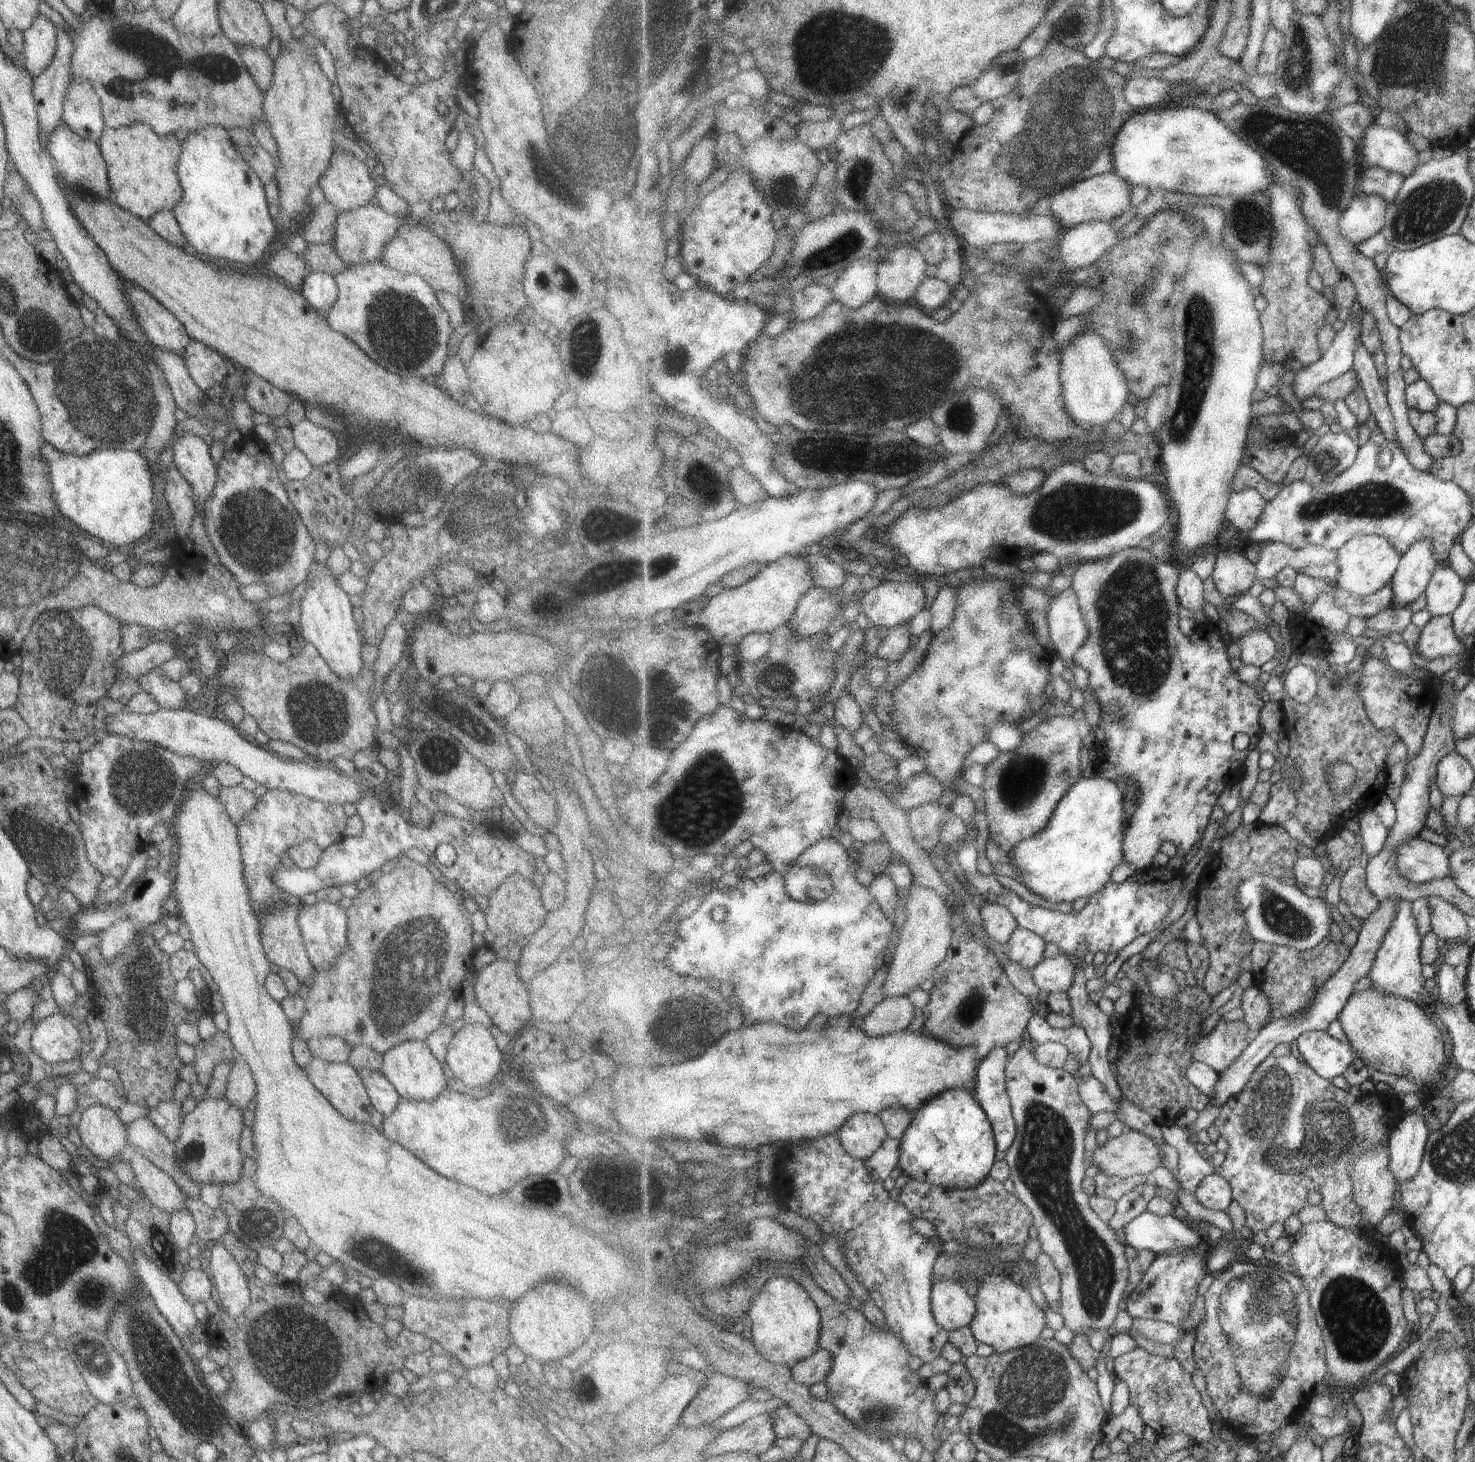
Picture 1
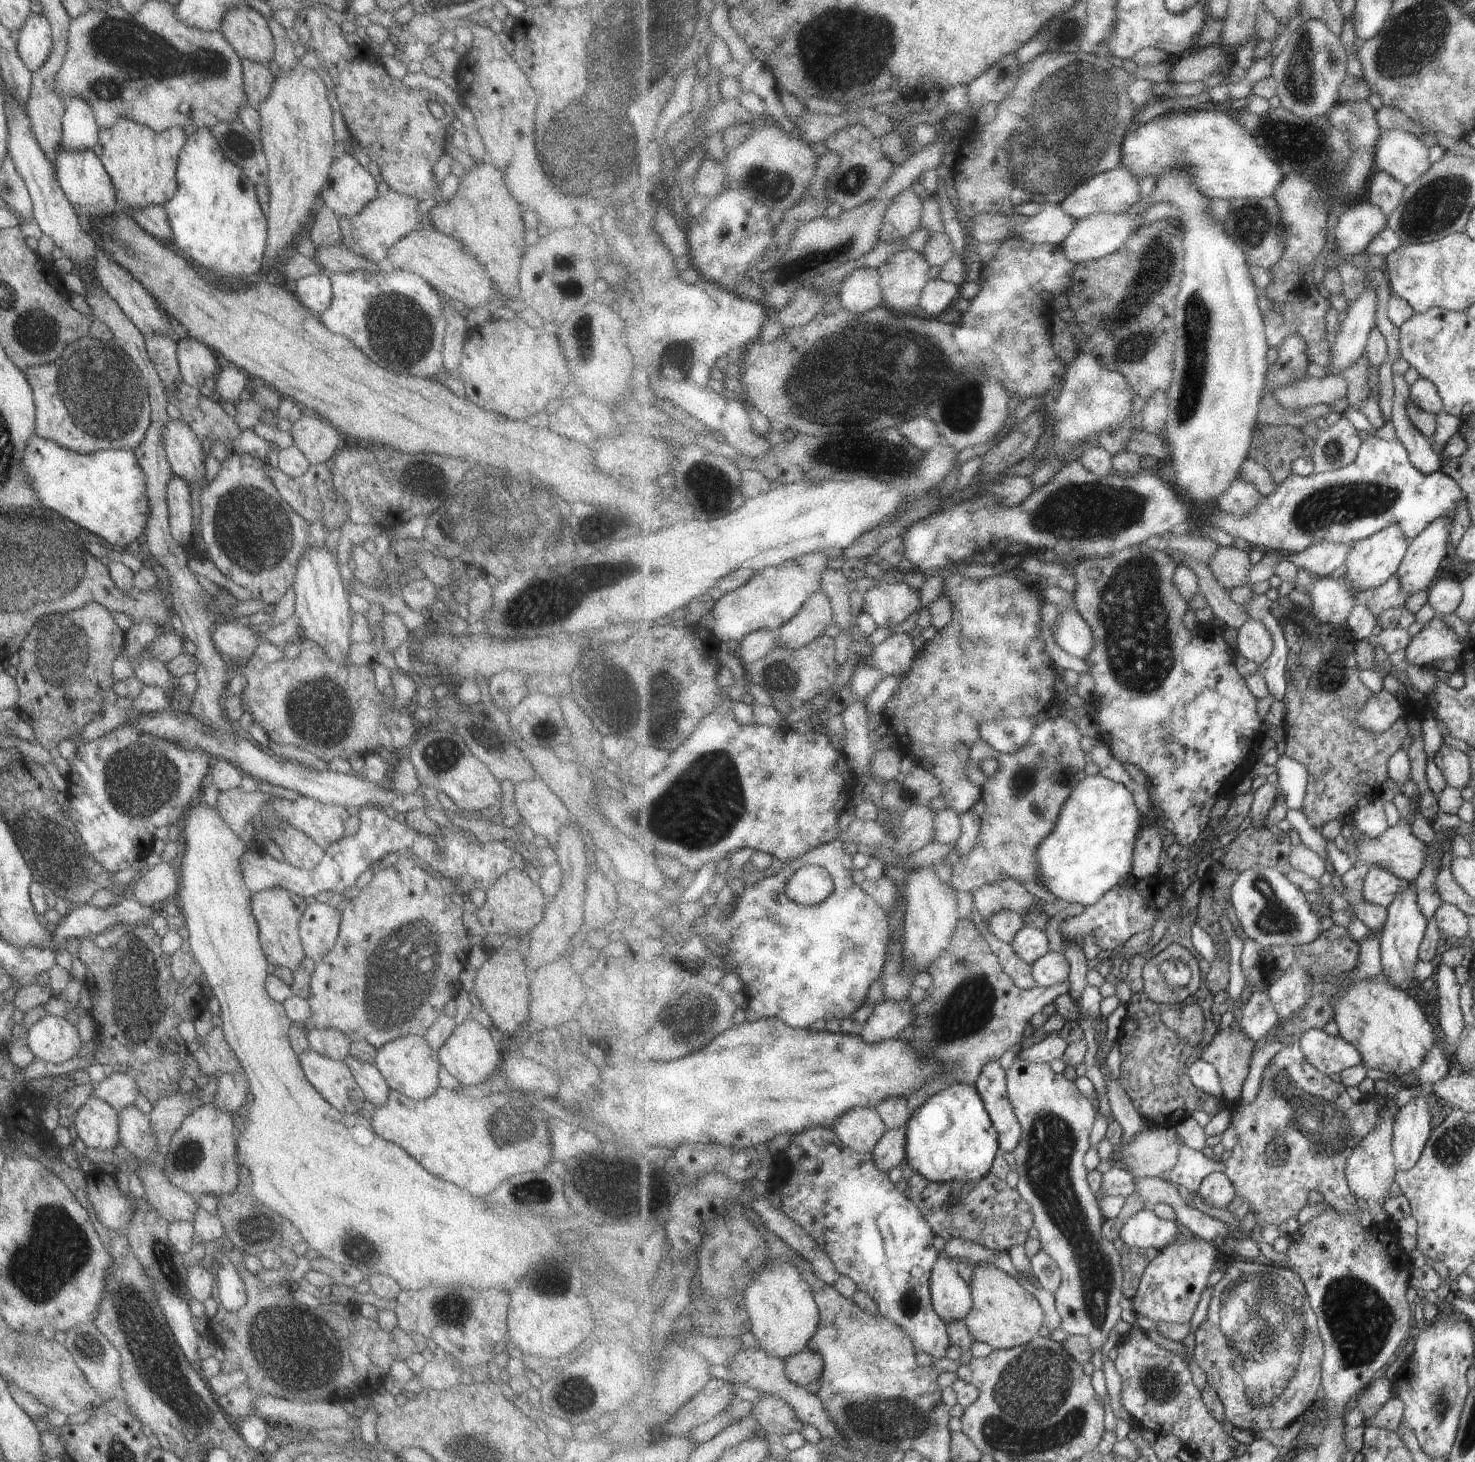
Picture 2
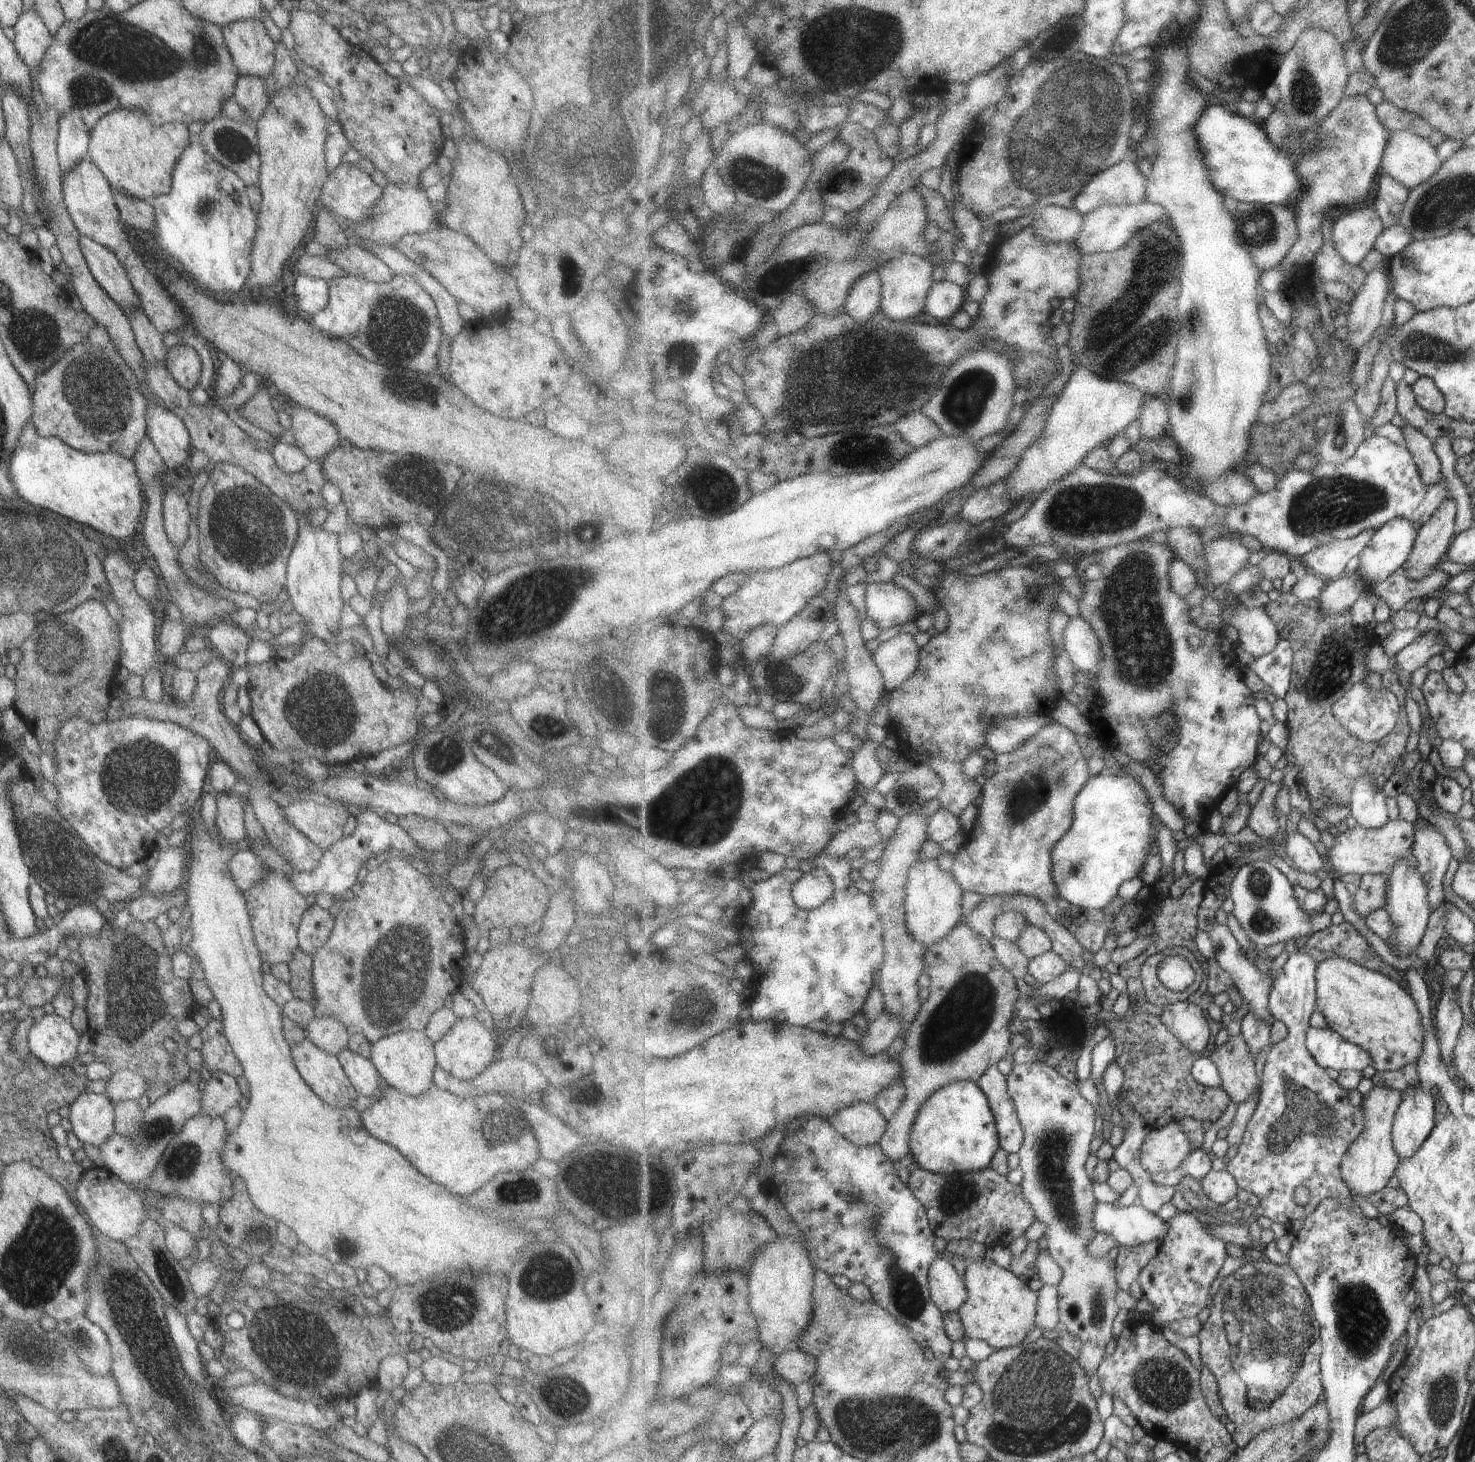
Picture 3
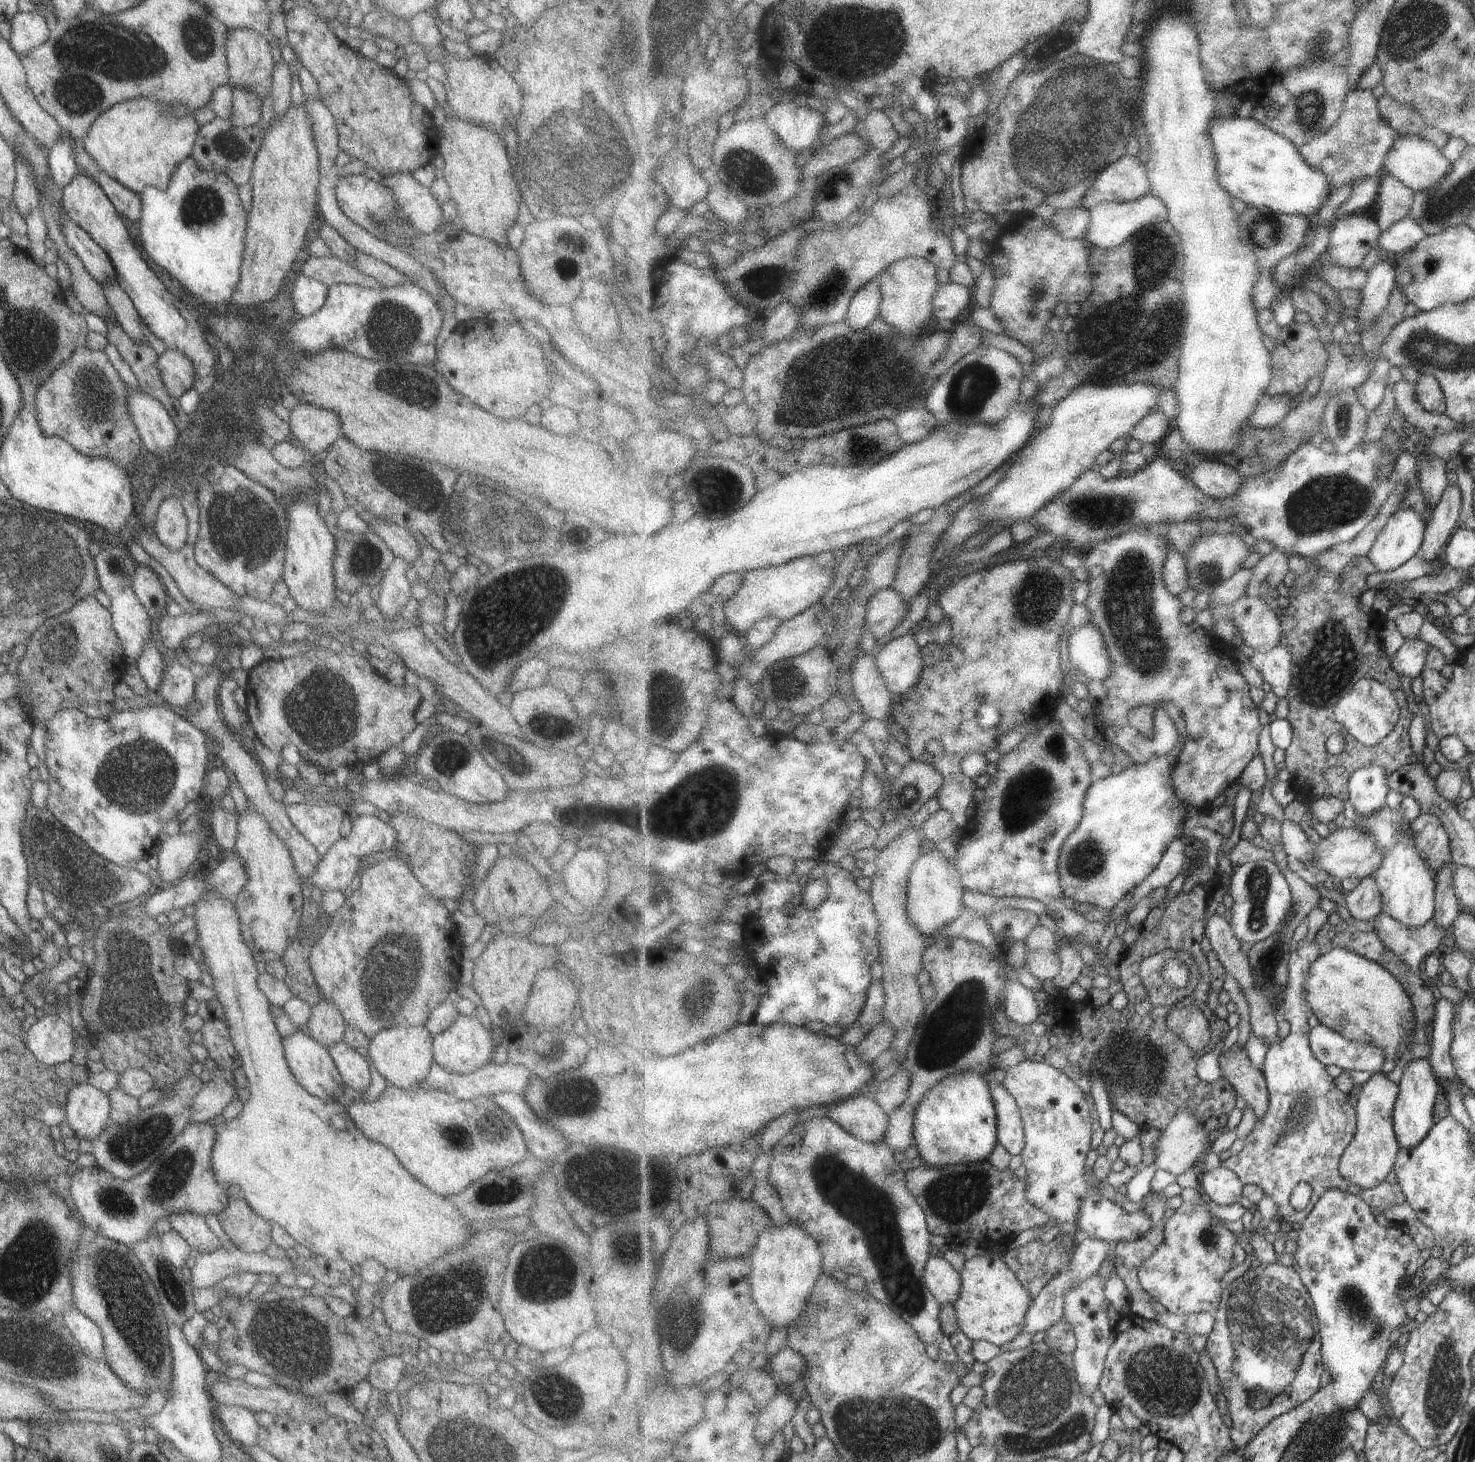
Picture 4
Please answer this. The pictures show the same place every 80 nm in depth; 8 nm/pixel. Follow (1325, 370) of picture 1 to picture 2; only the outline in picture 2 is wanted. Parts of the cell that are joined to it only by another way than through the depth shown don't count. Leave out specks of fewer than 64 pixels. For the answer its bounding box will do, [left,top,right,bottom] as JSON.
[1326,287,1377,375]

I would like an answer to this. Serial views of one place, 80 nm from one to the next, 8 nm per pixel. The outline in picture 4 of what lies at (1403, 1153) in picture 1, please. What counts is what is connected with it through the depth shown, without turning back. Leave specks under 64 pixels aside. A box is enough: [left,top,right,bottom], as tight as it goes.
[1394,1058,1441,1148]

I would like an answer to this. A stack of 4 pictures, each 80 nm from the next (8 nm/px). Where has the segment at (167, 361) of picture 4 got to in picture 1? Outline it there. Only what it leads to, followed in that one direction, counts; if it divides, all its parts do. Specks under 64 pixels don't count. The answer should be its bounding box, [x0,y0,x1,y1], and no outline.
[181,339,229,393]

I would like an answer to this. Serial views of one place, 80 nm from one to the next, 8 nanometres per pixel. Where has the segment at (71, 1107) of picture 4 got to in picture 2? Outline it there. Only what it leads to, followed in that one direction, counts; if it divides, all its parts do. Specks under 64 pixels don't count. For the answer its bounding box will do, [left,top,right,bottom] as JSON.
[69,1096,120,1150]

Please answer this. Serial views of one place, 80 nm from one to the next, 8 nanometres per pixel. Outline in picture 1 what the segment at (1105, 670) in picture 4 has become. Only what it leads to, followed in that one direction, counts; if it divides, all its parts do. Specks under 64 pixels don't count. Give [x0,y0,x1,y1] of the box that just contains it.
[1046,587,1090,661]

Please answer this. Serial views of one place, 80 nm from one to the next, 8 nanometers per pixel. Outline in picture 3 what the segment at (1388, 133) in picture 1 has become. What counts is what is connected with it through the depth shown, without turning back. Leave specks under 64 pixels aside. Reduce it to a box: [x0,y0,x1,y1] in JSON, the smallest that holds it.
[1381,131,1445,189]

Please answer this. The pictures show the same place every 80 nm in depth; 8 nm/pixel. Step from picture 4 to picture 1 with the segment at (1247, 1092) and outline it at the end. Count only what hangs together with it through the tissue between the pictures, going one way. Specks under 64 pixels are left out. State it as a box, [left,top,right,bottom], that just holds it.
[1192,1020,1257,1074]

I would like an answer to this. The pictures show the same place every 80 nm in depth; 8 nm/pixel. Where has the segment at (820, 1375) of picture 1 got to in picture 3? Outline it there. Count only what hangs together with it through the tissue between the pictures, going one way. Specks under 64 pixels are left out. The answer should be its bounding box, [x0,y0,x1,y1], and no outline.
[775,1348,818,1386]

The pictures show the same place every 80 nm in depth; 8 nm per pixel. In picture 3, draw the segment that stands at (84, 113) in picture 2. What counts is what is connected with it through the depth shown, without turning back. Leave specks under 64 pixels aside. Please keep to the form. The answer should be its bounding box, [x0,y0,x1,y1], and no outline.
[56,110,90,175]

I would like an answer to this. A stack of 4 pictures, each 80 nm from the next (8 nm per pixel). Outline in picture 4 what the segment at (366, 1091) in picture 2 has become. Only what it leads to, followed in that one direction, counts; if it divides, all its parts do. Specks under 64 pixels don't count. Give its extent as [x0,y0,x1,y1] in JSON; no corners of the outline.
[326,1040,370,1094]

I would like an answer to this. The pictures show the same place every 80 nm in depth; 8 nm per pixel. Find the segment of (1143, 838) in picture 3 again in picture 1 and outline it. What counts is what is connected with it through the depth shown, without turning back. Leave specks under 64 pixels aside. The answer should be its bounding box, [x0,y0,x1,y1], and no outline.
[1009,774,1130,904]

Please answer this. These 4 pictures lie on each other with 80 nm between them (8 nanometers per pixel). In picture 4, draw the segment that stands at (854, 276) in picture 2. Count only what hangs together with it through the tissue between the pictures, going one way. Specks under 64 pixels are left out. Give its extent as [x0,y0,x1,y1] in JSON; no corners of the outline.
[847,279,883,330]

